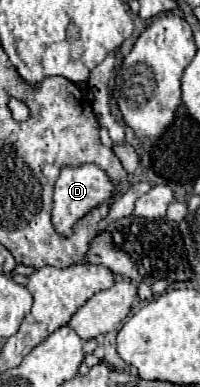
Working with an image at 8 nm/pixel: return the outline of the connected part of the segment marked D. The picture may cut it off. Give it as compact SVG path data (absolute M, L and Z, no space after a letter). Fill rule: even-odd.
M80 164L80 166L64 166L54 188L54 208L52 208L52 226L54 230L68 238L74 234L74 226L88 212L92 212L102 202L108 202L110 196L118 190L118 184L96 164Z

